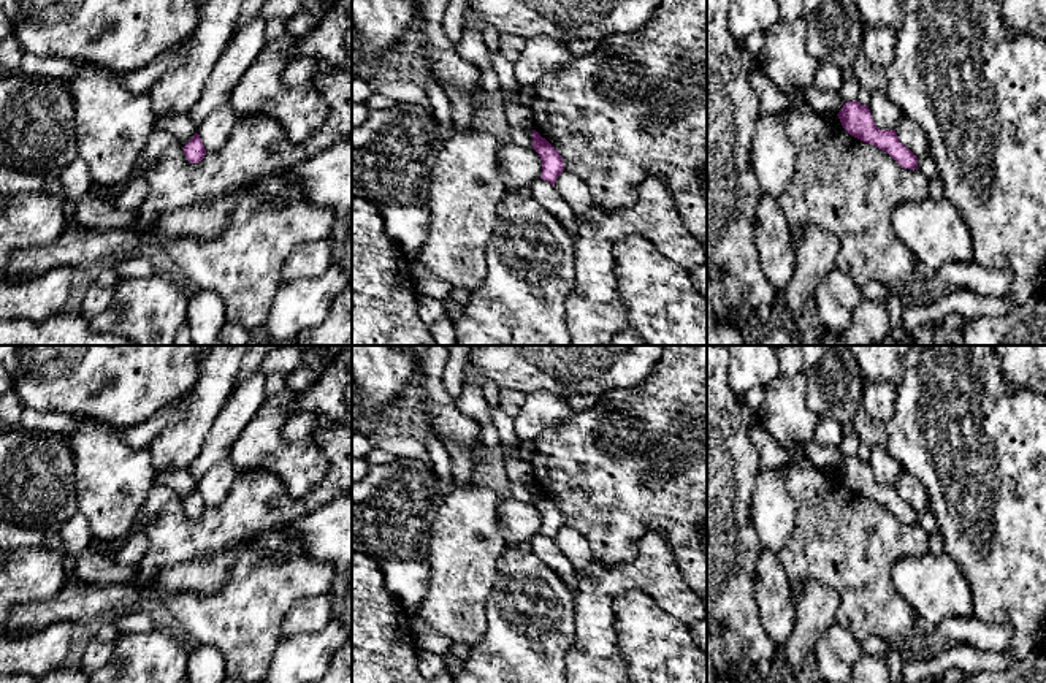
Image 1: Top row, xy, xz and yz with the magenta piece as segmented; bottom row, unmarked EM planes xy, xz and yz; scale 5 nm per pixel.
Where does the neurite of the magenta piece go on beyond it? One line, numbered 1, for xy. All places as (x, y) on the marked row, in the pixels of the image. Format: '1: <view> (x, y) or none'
1: none

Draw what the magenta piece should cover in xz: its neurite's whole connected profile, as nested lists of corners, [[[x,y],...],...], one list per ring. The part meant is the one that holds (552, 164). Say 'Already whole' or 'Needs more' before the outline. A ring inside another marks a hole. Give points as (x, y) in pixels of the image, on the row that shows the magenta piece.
Already whole. [[[533,130],[533,149],[542,160],[540,179],[555,185],[558,176],[564,171],[564,163],[559,152],[536,130]]]

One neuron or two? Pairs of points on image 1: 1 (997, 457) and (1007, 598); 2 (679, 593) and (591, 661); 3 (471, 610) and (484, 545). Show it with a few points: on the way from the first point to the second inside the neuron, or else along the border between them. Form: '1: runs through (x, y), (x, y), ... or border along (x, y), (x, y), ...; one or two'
1: runs through (1007, 492), (1007, 563); one
2: runs through (644, 580), (618, 580), (595, 604), (595, 626); one
3: runs through (471, 595), (471, 561); one

